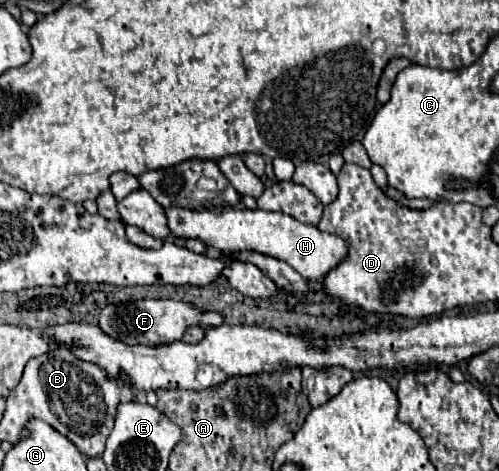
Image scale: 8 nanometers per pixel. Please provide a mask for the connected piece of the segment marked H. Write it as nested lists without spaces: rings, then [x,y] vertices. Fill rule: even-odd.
[[[165,208],[169,234],[173,238],[197,238],[207,246],[219,252],[243,252],[253,250],[293,266],[305,280],[321,284],[331,272],[347,258],[347,242],[335,234],[321,232],[317,226],[295,220],[283,212],[265,212],[265,210],[185,210],[185,208]]]

